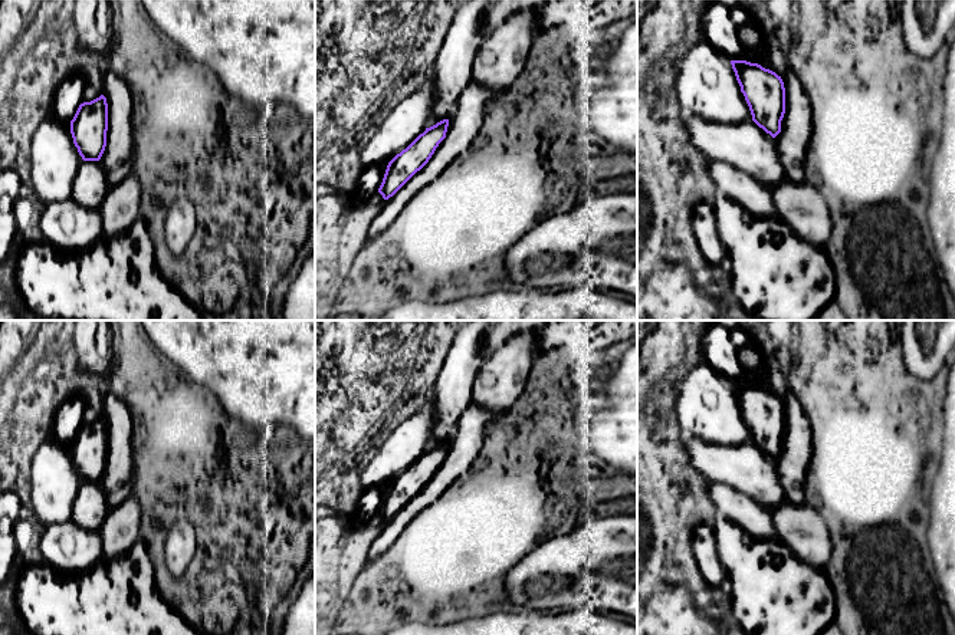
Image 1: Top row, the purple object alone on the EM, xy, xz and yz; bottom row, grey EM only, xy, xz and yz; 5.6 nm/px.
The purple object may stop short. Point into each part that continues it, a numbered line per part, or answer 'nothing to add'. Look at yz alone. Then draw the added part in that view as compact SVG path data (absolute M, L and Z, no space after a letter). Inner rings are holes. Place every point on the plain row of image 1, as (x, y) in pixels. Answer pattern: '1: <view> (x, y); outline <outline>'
nothing to add

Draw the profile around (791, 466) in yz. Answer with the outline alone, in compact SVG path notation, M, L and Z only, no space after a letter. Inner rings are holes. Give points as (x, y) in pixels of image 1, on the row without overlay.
M788 391L781 401L785 409L785 435L781 442L781 454L774 460L774 468L781 487L785 490L788 501L801 506L807 504L804 487L814 442L811 422L798 397L792 391Z

